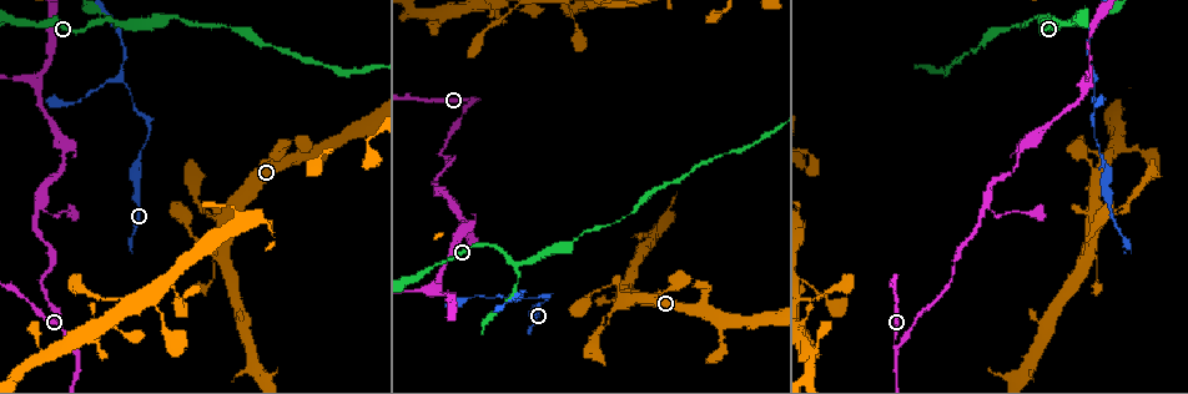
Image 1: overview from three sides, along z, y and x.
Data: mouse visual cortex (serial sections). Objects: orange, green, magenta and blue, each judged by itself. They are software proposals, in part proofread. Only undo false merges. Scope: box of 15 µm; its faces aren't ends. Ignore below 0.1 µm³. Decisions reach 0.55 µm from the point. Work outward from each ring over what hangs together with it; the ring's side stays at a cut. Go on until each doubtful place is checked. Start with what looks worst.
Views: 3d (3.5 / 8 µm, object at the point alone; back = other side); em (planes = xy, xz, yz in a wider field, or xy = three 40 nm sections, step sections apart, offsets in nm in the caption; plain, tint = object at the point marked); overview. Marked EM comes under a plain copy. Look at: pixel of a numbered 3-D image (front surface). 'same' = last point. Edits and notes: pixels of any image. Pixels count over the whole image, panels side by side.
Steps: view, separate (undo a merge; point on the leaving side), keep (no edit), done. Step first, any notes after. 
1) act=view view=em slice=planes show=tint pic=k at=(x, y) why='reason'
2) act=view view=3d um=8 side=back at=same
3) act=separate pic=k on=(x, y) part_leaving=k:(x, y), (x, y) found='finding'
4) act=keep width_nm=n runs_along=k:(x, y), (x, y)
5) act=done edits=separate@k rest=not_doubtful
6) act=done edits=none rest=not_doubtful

act=view view=3d um=3.5 pic=1 at=(475, 98) why='two arms at a narrow angle'

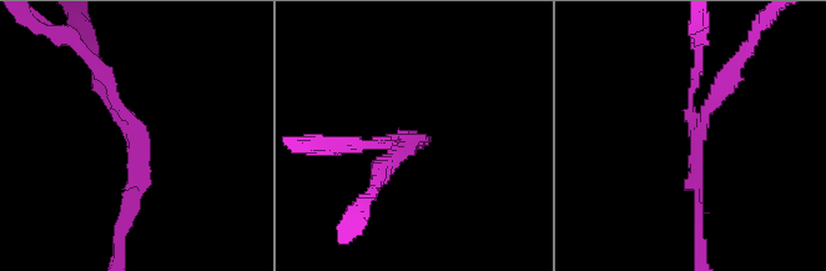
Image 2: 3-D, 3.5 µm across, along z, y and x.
act=keep found='one cell here'

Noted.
act=view view=3d um=3.5 pic=1 at=(36, 202)

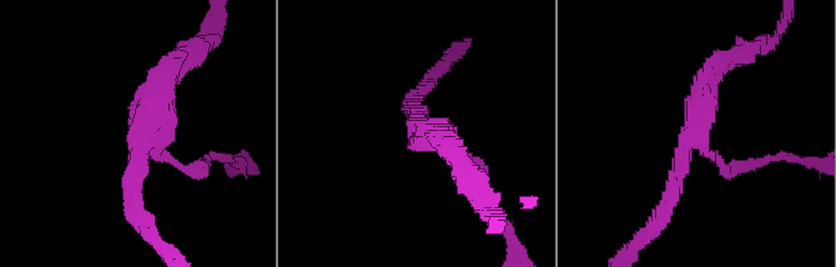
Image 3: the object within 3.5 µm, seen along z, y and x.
act=keep runs_along=3:(659, 213), (714, 64) found='one cell here'

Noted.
act=view view=3d um=3.5 pic=1 at=(119, 82) why='three-way junction'

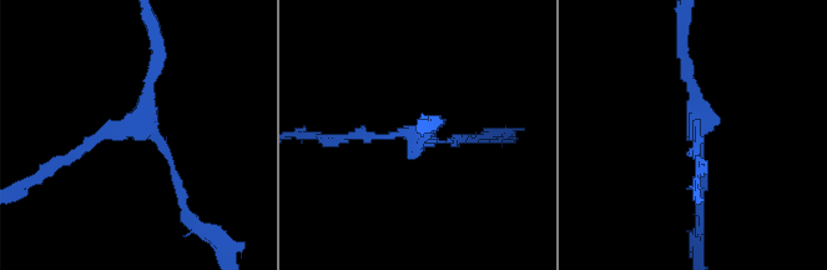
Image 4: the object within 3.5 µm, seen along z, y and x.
act=view view=em slice=xy step=5 show=tint pic=4 at=(426, 138) arms=3 arm_widths_nm=100,150,150

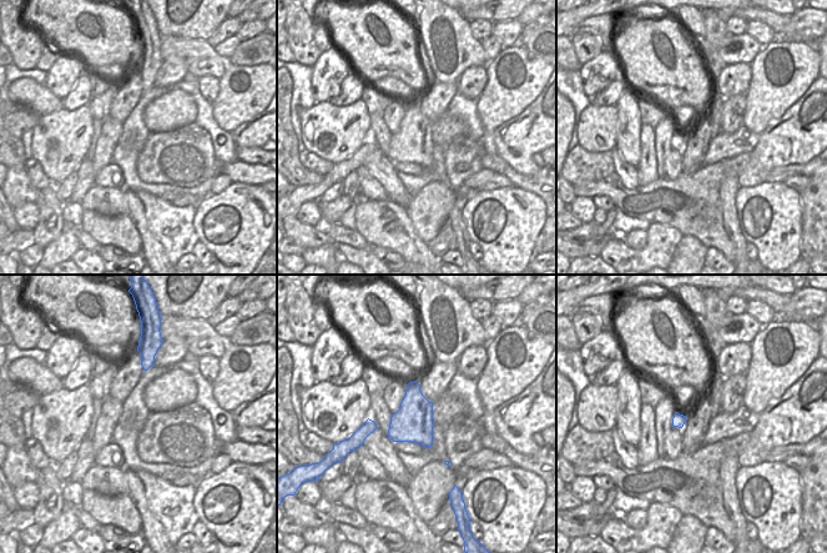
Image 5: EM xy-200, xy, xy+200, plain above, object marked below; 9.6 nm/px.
act=keep runs_along=4:(460, 139), (349, 136) found='one cell here'

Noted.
act=done edits=none rest=not_doubtful

